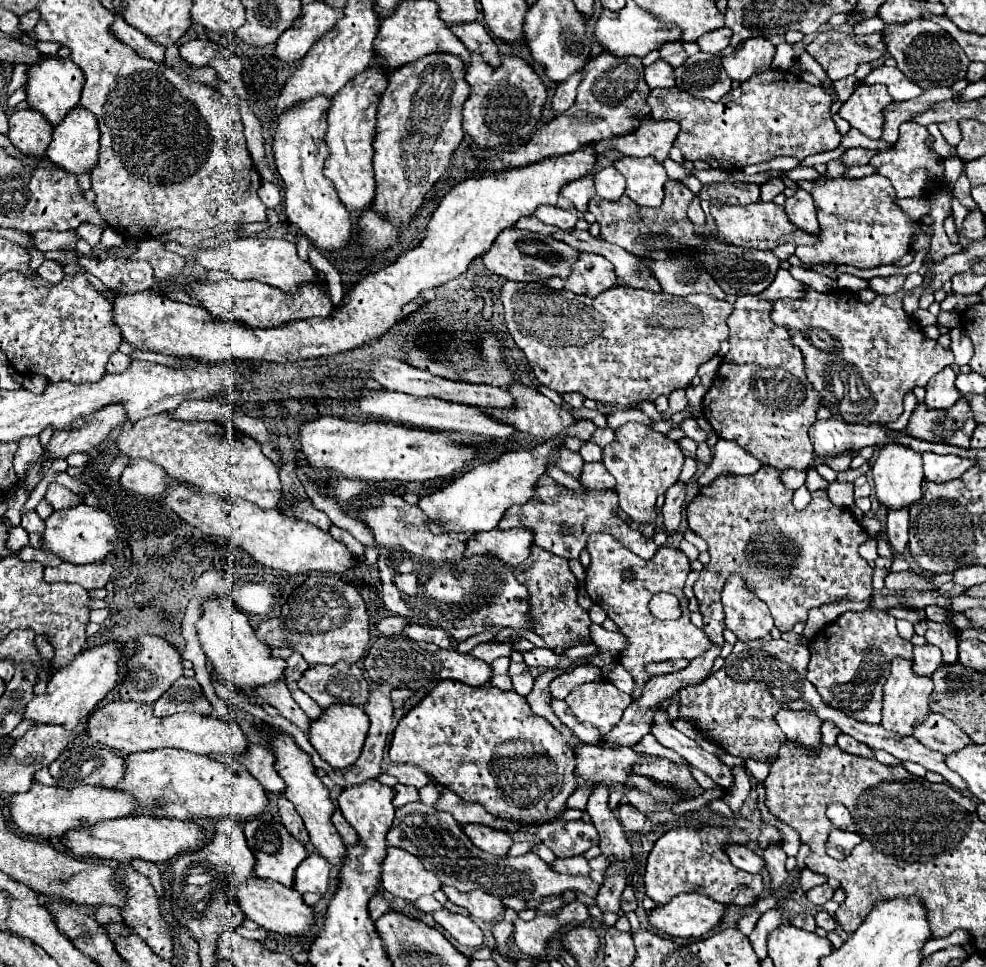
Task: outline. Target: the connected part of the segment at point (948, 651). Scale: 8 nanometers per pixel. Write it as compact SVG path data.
M929 622L929 630L925 634L929 644L935 644L943 652L943 664L957 662L957 632L949 624Z

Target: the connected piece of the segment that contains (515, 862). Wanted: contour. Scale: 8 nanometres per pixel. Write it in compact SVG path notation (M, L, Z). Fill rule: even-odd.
M413 802L403 808L397 808L397 816L387 832L387 844L395 848L403 848L413 856L419 856L425 868L431 868L439 876L447 876L459 892L483 890L499 898L517 896L535 902L541 902L551 896L559 896L567 890L583 892L591 898L595 898L599 892L599 886L589 876L559 874L537 854L529 852L525 856L491 856L475 848L475 844L467 840L467 834L463 832L459 822L453 820L449 812L439 812L437 808L431 808L423 802Z

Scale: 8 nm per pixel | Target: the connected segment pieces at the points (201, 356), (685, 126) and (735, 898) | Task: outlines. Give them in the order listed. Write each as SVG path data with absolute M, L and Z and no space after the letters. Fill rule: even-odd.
M587 144L581 150L571 152L571 154L543 158L523 168L505 170L505 172L489 174L489 176L475 176L475 178L459 182L443 196L439 208L433 212L427 224L425 238L419 242L419 246L403 252L397 258L397 262L393 262L391 266L379 272L367 274L361 282L357 282L343 296L343 300L337 304L337 308L327 318L291 320L291 324L281 324L279 328L271 328L271 330L269 328L247 328L245 324L237 324L237 322L215 320L203 306L189 306L183 302L173 302L167 296L147 290L147 292L125 294L125 296L115 294L115 302L113 302L115 324L123 330L123 338L139 350L151 350L151 352L161 352L161 354L171 354L171 356L193 356L197 360L207 360L207 362L229 362L229 360L241 358L241 360L265 360L265 362L285 364L285 362L299 362L307 358L335 356L335 354L341 354L353 348L361 348L369 344L371 340L377 340L385 332L389 332L403 318L403 306L409 304L413 298L417 298L423 290L443 286L449 280L463 274L473 258L481 256L483 252L491 248L493 240L497 238L501 230L511 228L523 216L531 216L541 204L557 204L557 194L561 186L571 180L591 174L595 158L597 156L591 144Z
M765 70L729 90L719 102L691 98L677 88L653 88L649 108L655 120L669 118L681 124L675 146L691 162L703 160L711 168L737 172L747 164L767 162L777 156L805 158L835 150L841 134L831 120L831 98L821 86L813 86L787 70Z
M703 826L703 828L667 830L649 852L643 876L645 894L657 904L665 904L681 892L699 892L725 906L749 906L757 902L765 888L763 876L735 868L725 852L725 848L731 844L747 844L747 842L749 834L743 828ZM741 884L747 884L747 890L741 890Z

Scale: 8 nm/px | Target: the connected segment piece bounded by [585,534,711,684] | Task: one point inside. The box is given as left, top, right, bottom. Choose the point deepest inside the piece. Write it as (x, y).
(627, 603)

